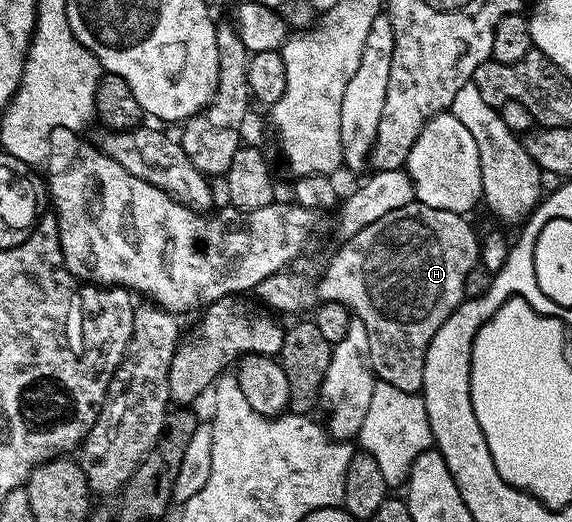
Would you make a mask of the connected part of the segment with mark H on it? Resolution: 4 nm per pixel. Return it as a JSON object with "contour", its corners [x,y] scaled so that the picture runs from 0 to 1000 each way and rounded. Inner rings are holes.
{"contour":[[[726,385],[703,393],[703,400],[689,400],[689,408],[661,416],[661,423],[647,423],[631,444],[600,460],[552,550],[559,580],[591,577],[640,623],[650,716],[663,732],[689,738],[689,745],[703,745],[715,761],[740,751],[752,653],[759,653],[759,638],[766,638],[769,625],[788,611],[811,579],[815,523],[839,502],[843,466],[837,456],[832,460],[832,443],[815,421],[811,412],[780,400],[752,400],[752,393]]]}

